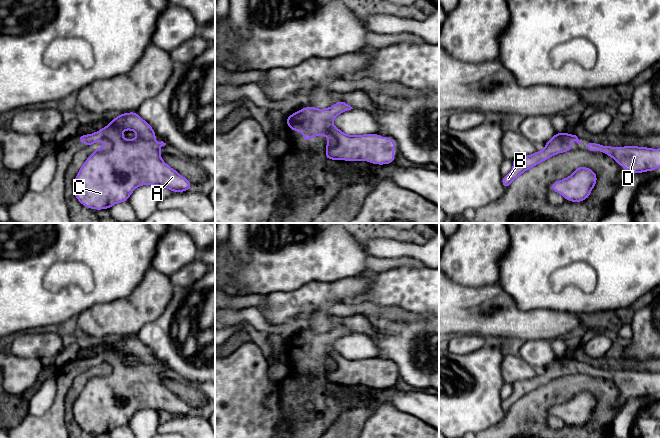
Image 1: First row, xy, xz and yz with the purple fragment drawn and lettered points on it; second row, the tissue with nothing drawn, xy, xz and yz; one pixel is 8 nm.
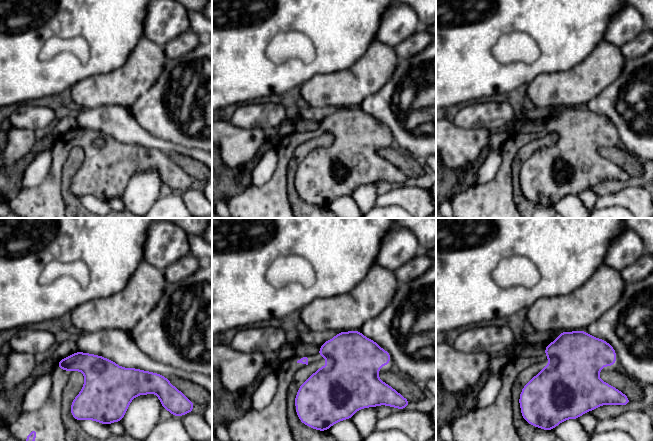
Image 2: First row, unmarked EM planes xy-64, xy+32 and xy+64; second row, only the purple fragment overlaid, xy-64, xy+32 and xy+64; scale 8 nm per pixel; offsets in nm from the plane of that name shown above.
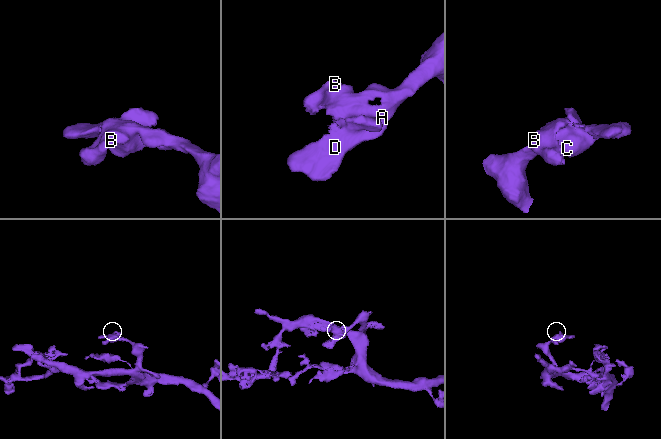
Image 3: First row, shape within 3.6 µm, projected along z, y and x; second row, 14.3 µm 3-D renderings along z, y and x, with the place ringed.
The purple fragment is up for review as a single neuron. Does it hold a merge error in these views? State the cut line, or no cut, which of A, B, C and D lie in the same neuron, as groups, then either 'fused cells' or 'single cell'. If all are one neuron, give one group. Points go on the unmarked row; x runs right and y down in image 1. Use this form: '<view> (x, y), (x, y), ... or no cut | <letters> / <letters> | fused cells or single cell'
no cut | A B C D | single cell

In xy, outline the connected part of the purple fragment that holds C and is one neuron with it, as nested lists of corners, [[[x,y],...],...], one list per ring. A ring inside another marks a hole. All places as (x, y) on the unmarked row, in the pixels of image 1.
[[[136,336],[120,338],[95,357],[78,359],[84,369],[94,369],[98,364],[106,369],[89,379],[75,401],[73,414],[78,425],[90,433],[102,434],[128,425],[132,416],[142,409],[165,411],[173,417],[190,414],[192,407],[162,384],[160,372],[166,367],[157,367],[155,361],[153,352]],[[125,353],[135,355],[137,362],[124,363]]]

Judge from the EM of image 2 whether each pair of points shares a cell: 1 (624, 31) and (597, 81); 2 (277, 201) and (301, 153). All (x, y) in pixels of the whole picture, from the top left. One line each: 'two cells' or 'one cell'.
1: two cells
2: two cells

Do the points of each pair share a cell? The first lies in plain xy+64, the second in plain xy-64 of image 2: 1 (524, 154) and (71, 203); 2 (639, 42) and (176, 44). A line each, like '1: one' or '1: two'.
1: one
2: one

